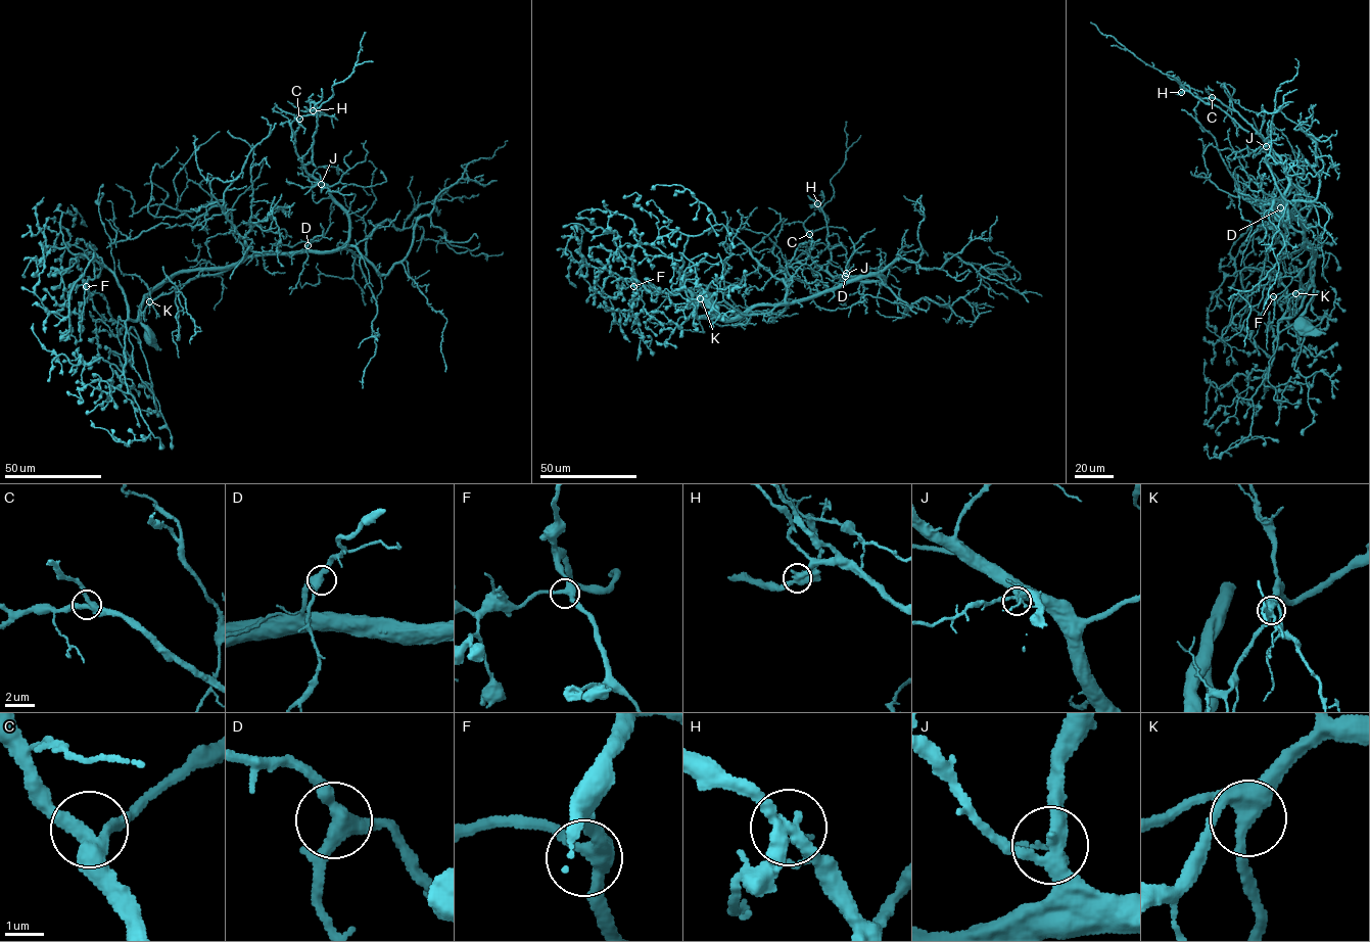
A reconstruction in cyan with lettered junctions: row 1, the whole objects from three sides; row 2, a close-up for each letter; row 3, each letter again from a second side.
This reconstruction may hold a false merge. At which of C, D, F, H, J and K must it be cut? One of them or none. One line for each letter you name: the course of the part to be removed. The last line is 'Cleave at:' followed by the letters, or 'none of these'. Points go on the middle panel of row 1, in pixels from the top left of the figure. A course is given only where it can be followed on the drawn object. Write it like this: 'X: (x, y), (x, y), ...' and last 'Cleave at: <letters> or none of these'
H: (817, 203), (814, 207), (825, 215), (828, 223)
Cleave at: H

